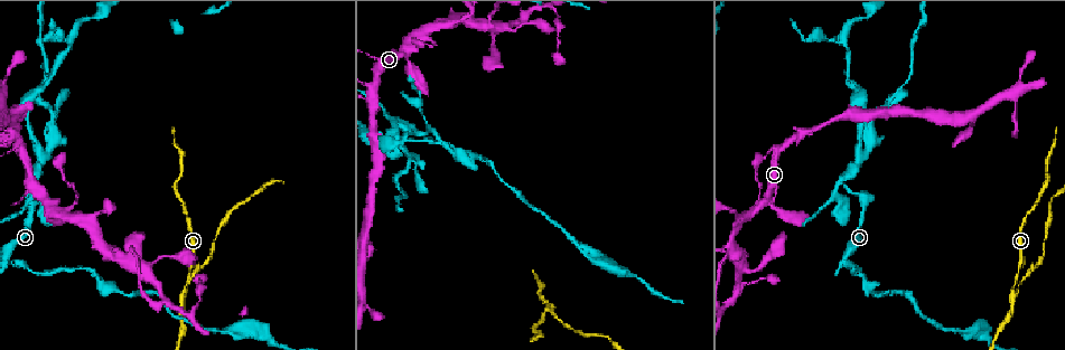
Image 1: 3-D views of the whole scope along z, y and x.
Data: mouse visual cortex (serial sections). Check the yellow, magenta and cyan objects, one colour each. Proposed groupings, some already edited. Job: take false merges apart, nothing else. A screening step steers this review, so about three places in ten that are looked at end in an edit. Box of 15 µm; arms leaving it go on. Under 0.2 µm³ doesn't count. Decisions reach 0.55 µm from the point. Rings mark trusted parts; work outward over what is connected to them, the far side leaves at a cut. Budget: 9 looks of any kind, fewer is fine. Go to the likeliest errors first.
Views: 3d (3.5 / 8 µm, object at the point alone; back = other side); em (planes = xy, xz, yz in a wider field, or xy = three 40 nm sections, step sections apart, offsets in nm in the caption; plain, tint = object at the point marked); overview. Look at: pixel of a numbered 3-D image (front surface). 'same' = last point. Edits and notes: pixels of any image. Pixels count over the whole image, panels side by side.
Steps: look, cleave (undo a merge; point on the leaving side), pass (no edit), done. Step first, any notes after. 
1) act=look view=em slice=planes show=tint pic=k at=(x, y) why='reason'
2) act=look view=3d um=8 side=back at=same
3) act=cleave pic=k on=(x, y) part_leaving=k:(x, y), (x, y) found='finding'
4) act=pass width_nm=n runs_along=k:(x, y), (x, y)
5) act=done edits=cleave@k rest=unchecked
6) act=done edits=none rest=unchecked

act=look view=3d um=3.5 pic=1 at=(41, 160) why='three arms meet'

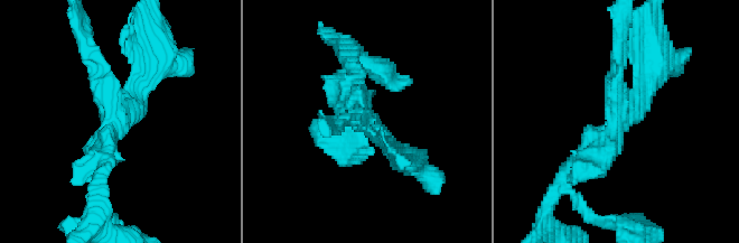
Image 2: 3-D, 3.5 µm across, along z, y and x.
act=look view=em slice=xy step=1 show=tint pic=2 at=(616, 114) arms=3 arm_widths_nm=150,200,350

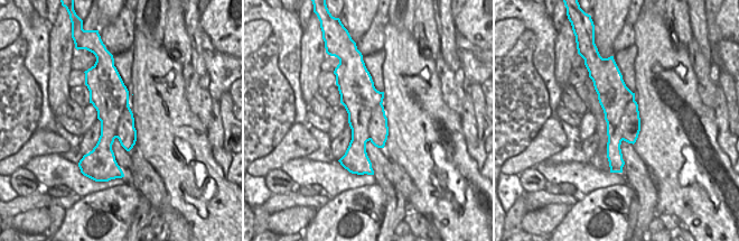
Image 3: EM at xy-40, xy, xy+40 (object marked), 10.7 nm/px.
act=cleave pic=2 on=(370, 68) found='two cells meet here'

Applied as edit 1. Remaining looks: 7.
act=look view=3d um=3.5 pic=1 at=(185, 289) why='branch point'

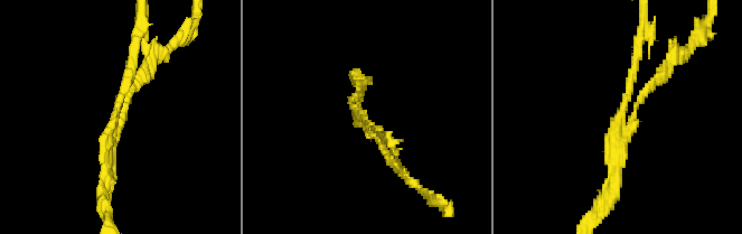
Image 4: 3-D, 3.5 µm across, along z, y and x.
act=look view=em slice=xy step=3 show=tint pic=4 at=(619, 119)

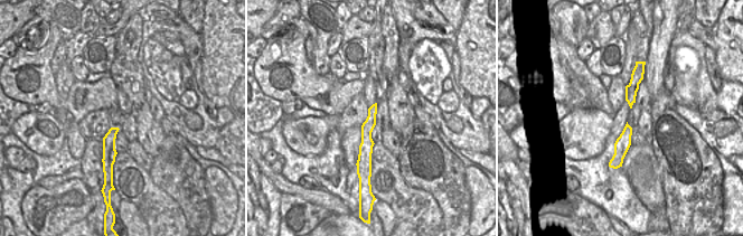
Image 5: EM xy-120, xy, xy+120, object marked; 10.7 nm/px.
act=look view=em slice=xy step=1 show=tint at=same

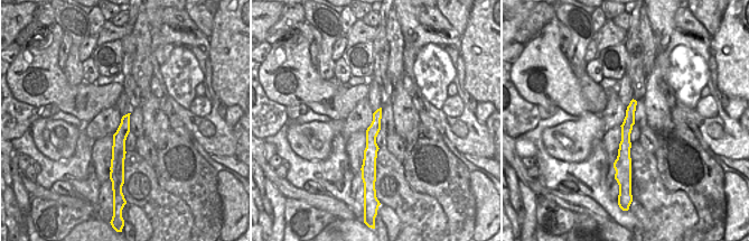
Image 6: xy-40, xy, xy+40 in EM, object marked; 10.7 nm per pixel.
act=cleave pic=4 on=(647, 90) part_leaving=4:(627, 124), (672, 58), (686, 48) found='a second cell is stuck on'

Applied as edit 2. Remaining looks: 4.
act=look view=overview why='redraw'

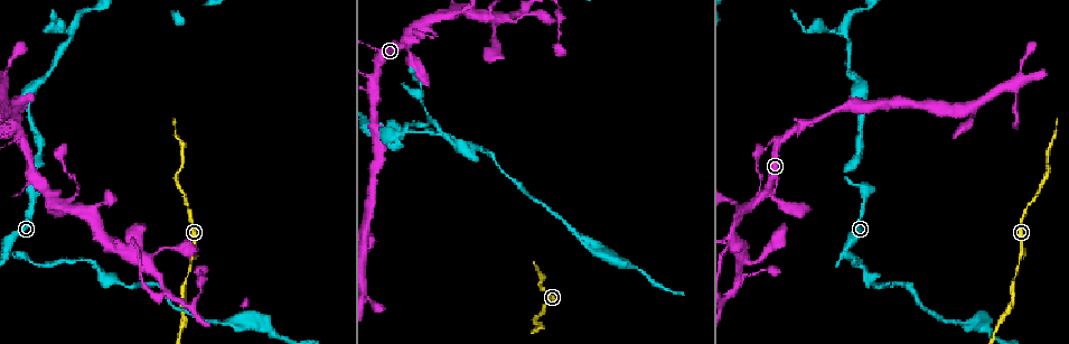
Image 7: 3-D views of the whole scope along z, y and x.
act=look view=3d um=3.5 side=back pic=7 at=(133, 240) why='abrupt turn'

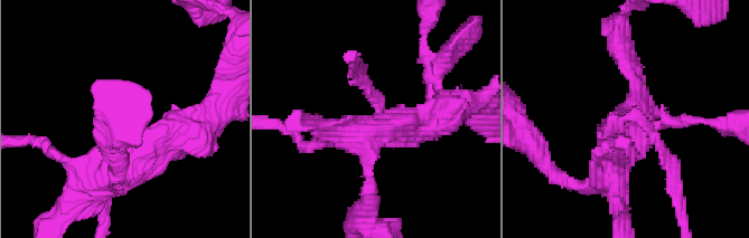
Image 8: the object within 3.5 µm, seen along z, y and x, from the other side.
act=look view=em slice=planes show=tint pic=8 at=(626, 119) why='need the tissue'

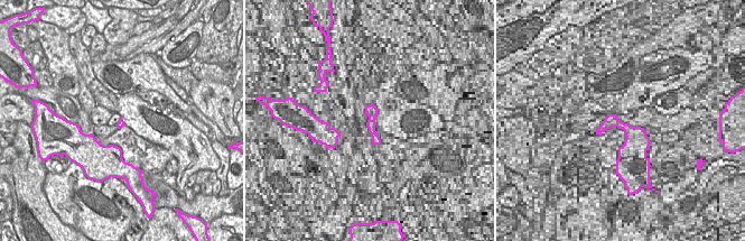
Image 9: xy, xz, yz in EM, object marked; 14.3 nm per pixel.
act=pass arm_widths_nm=150,400 runs_along=8:(418, 127), (380, 134), (359, 70) found='continuous, no second cell'

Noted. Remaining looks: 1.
act=done edits=cleave@2,cleave@4 rest=unchecked

